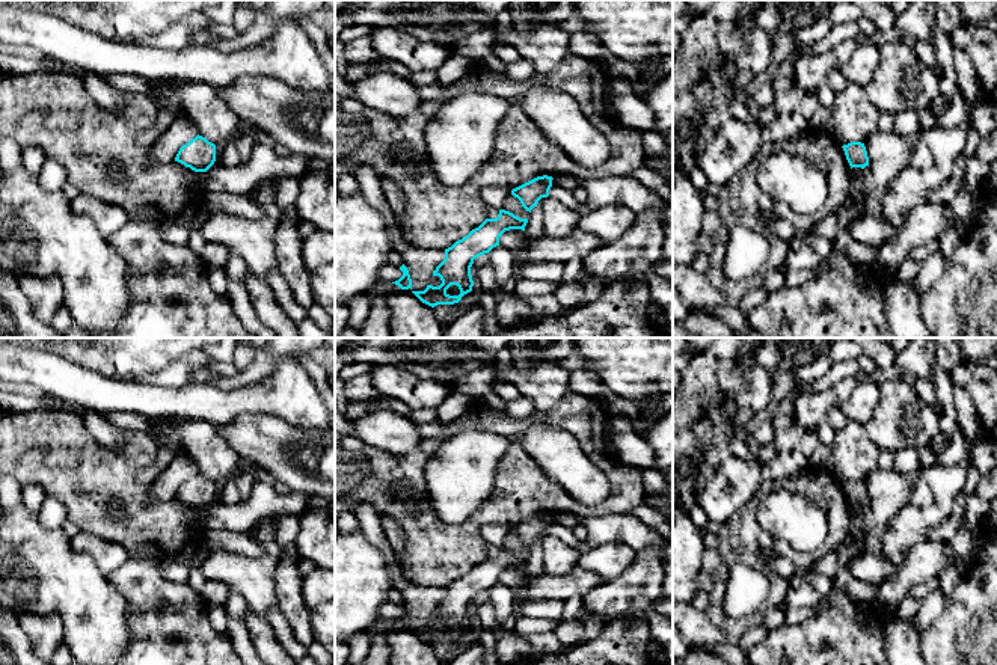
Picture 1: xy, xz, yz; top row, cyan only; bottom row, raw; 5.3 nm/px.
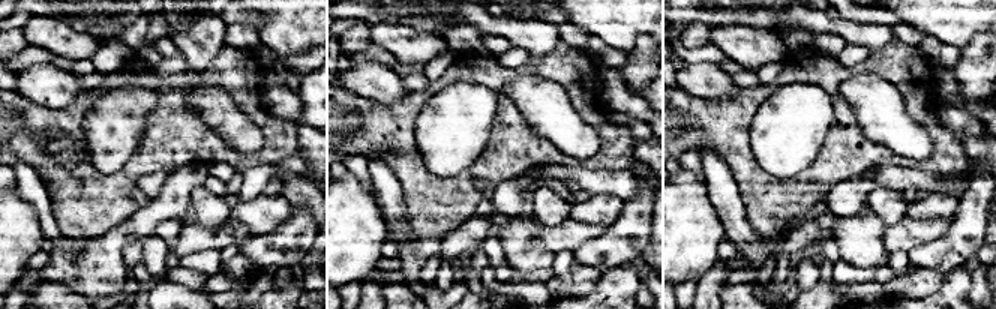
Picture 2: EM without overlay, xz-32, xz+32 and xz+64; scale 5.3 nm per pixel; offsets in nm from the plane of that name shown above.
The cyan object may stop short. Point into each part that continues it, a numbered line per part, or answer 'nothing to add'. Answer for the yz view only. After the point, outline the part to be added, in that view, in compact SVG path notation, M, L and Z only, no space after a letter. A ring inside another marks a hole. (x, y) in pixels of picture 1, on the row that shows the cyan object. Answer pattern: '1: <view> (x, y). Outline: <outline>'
nothing to add

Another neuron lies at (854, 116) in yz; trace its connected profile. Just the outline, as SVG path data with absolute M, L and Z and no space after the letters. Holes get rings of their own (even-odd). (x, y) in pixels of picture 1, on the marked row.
M848 83L846 89L836 93L828 131L843 146L864 140L878 128L879 110L866 97L864 87Z

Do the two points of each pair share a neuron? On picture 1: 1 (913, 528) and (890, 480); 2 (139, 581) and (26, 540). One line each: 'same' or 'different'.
1: different
2: different

